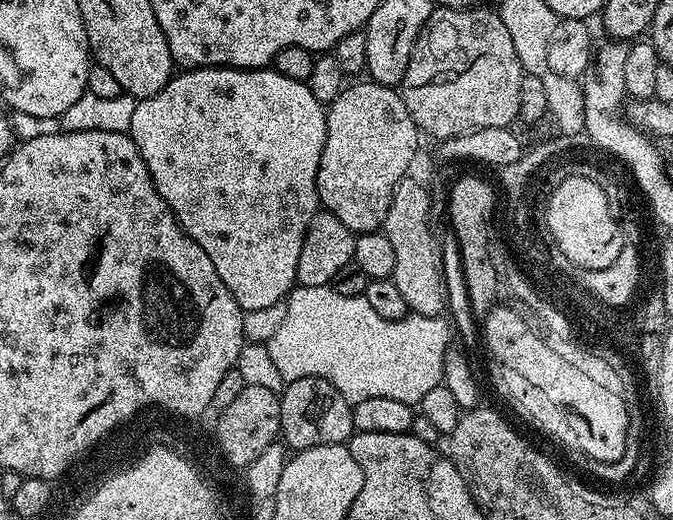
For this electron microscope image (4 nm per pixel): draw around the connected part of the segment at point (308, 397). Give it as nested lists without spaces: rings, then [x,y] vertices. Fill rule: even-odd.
[[[313,376],[290,380],[285,383],[279,397],[280,436],[289,449],[343,444],[352,439],[352,404],[330,382]]]

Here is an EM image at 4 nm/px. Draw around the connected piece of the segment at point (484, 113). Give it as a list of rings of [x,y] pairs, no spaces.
[[[487,6],[437,7],[414,42],[414,54],[398,91],[421,133],[439,142],[479,128],[515,125],[525,74],[499,11],[491,12]]]

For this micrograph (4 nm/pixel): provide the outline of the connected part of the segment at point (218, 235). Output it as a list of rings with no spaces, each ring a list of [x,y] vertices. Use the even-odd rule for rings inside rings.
[[[275,67],[266,68],[193,68],[173,75],[167,86],[158,94],[145,100],[136,101],[134,118],[130,122],[127,135],[138,146],[146,166],[150,170],[150,178],[162,194],[162,198],[176,215],[176,221],[184,227],[184,233],[202,250],[206,250],[206,258],[214,262],[214,270],[218,270],[218,278],[226,282],[226,290],[238,302],[244,312],[263,310],[266,306],[274,306],[274,302],[284,300],[296,284],[298,270],[298,254],[302,254],[302,238],[306,238],[306,230],[318,211],[316,194],[316,175],[322,158],[322,150],[328,133],[328,117],[325,105],[314,98],[307,84],[294,82],[294,78],[286,78],[276,72]]]

